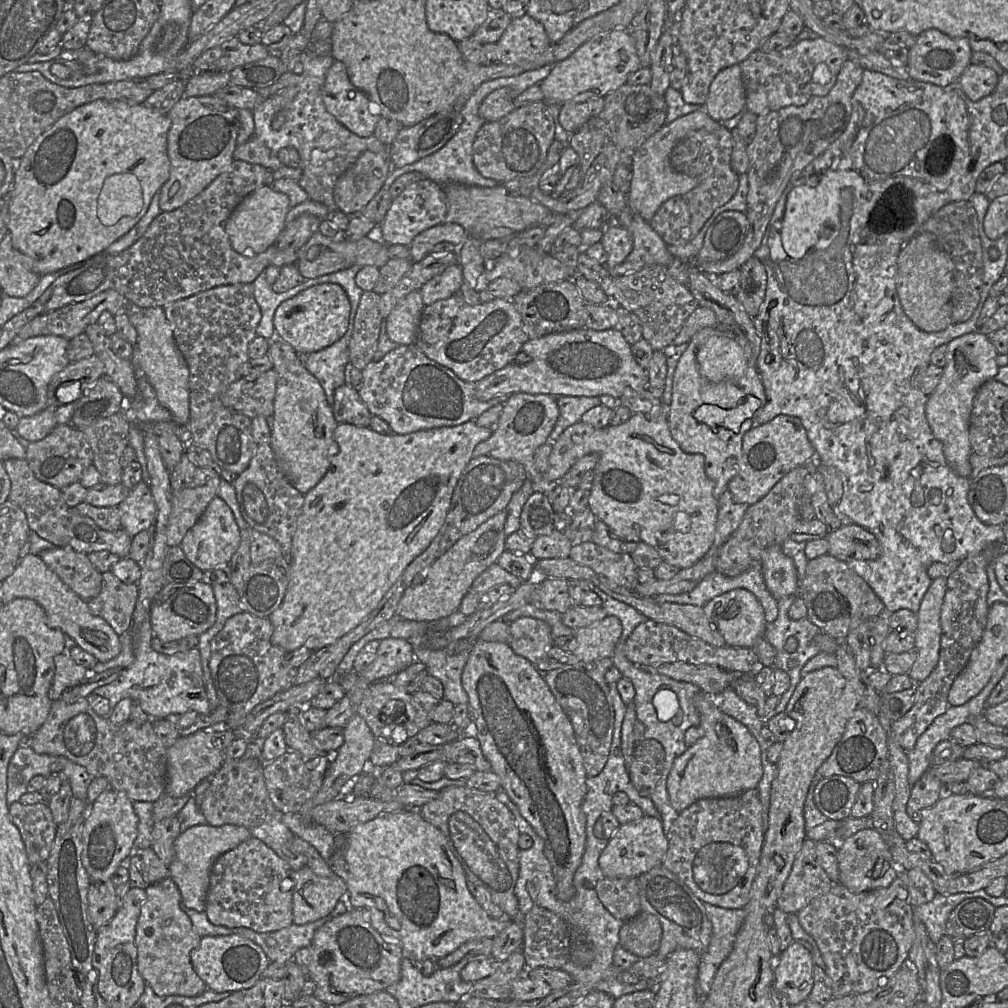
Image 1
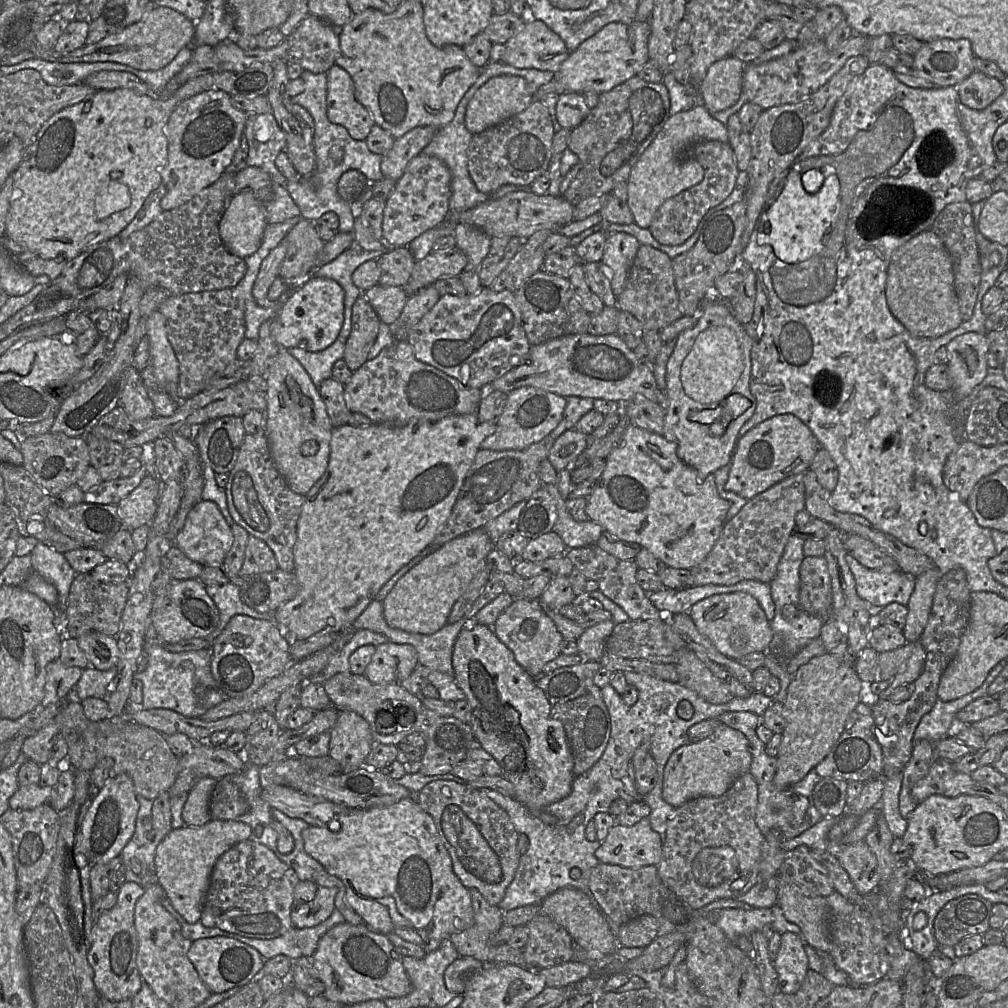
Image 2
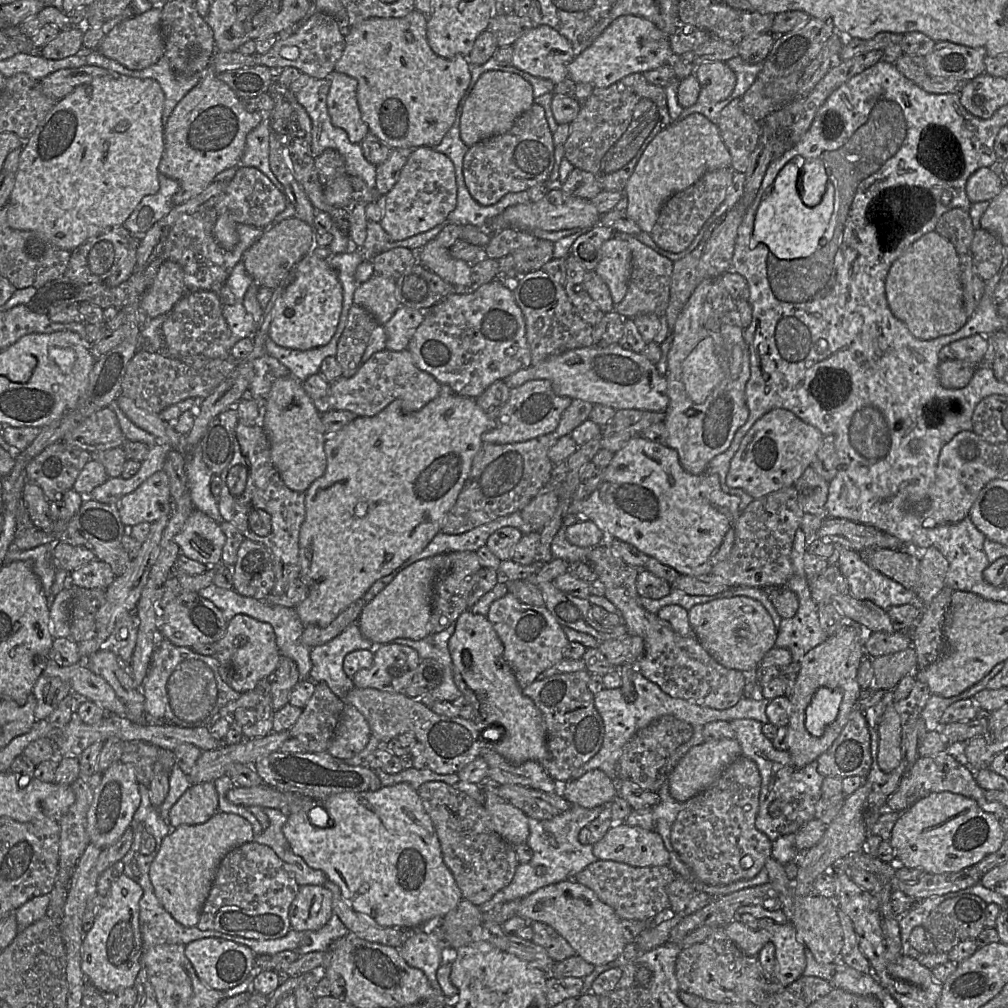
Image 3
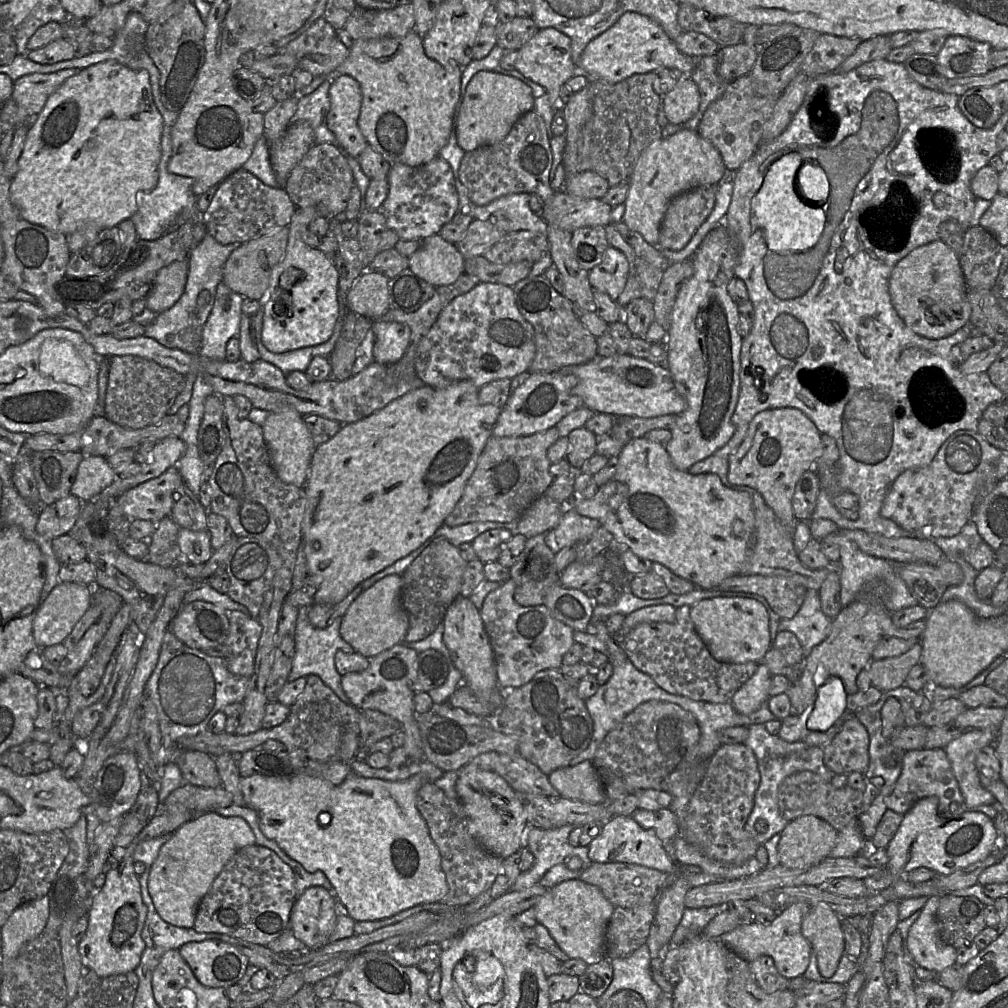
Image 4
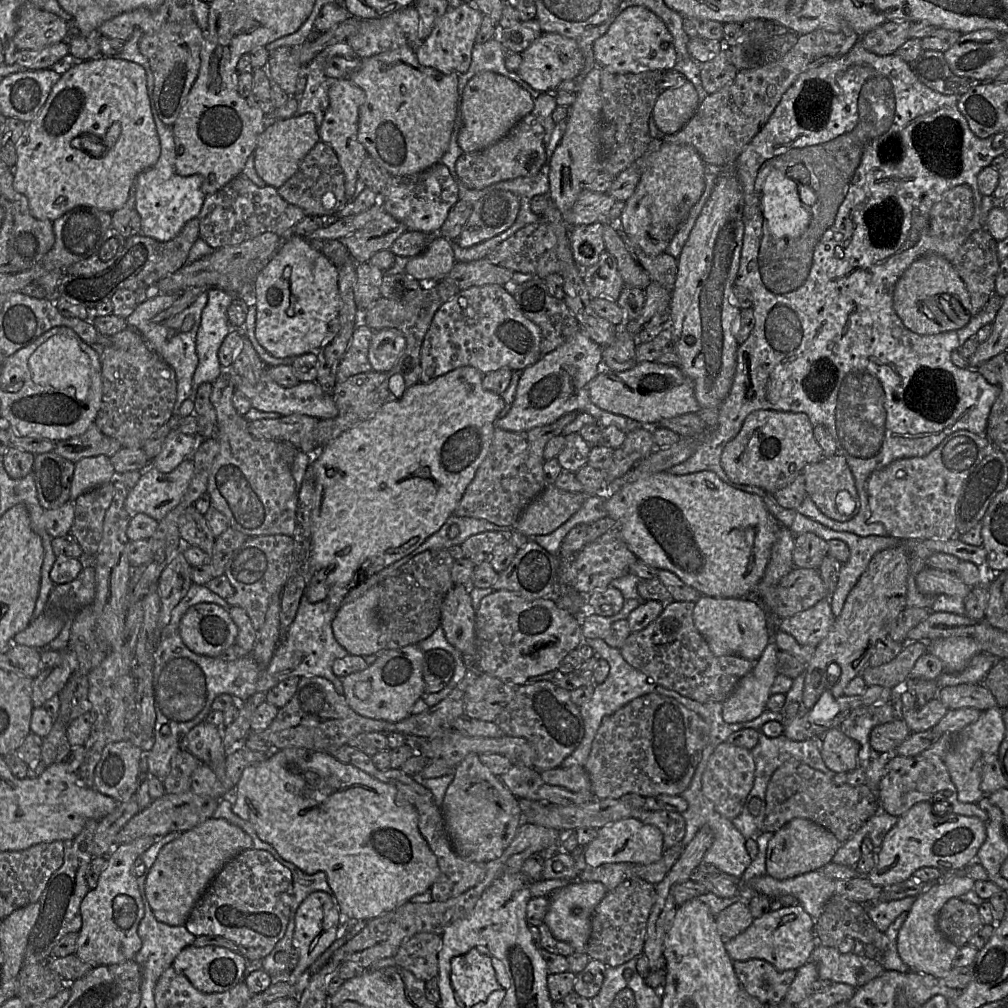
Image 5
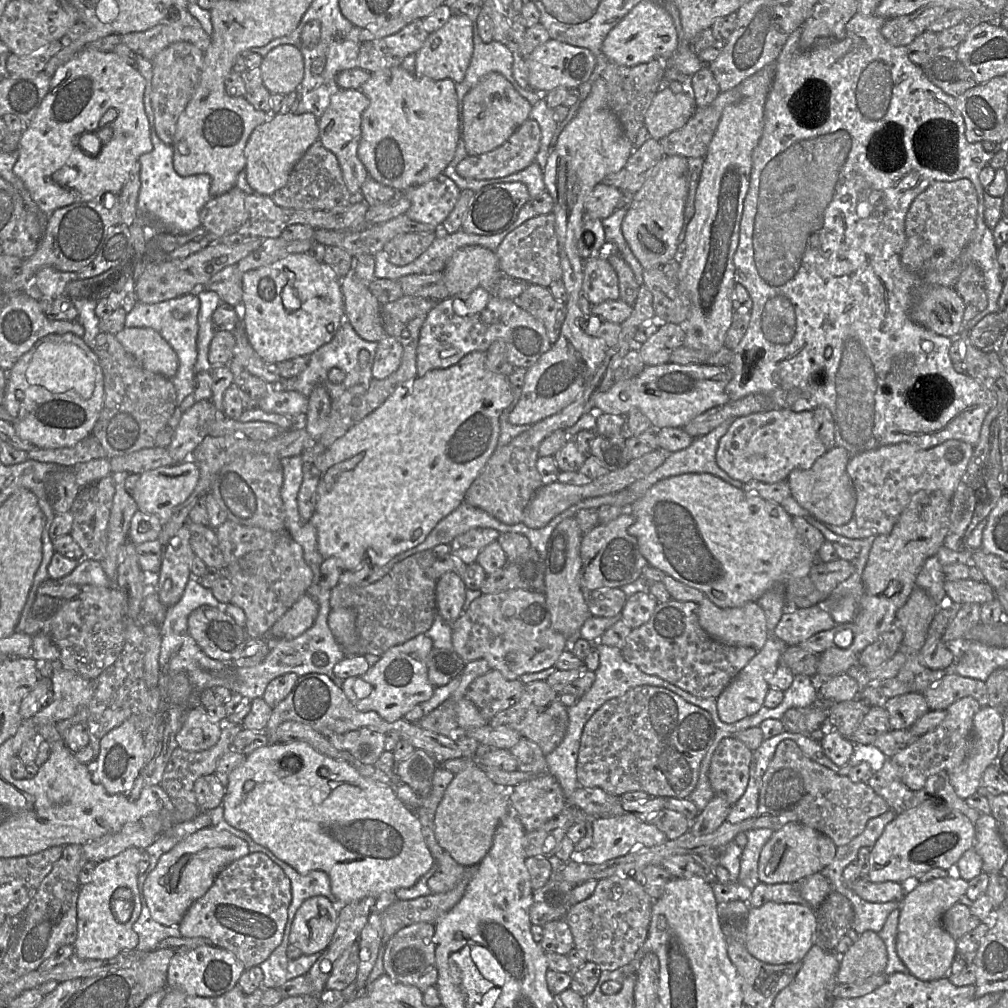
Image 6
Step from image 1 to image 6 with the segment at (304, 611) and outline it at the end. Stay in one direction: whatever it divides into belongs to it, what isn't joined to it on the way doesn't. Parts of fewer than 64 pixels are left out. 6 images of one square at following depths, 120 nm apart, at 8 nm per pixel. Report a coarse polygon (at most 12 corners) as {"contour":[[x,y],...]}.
{"contour":[[430,370],[326,448],[324,560],[381,567],[463,503],[509,377]]}

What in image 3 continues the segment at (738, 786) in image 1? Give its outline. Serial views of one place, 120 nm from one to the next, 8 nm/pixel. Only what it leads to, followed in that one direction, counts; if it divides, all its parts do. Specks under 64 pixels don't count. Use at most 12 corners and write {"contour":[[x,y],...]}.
{"contour":[[735,738],[692,747],[668,776],[685,803],[741,754]]}

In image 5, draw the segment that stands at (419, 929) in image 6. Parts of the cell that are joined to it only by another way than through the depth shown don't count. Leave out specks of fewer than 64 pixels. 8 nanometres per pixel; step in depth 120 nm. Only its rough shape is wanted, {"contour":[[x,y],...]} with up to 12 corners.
{"contour":[[418,933],[393,957],[424,982],[438,977],[441,936]]}

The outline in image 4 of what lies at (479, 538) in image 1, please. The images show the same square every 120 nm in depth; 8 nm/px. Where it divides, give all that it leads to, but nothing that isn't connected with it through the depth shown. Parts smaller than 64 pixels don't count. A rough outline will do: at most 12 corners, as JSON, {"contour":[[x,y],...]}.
{"contour":[[387,576],[342,616],[341,637],[367,658],[404,643],[402,577]]}

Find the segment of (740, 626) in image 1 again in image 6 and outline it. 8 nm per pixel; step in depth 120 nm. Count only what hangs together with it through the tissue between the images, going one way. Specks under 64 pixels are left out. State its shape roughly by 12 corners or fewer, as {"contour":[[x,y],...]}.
{"contour":[[705,596],[711,638],[759,651],[770,636],[758,602],[720,608]]}

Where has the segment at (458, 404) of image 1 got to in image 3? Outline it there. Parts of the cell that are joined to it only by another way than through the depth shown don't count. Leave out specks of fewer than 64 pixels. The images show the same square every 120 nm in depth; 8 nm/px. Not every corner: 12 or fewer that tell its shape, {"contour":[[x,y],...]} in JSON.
{"contour":[[408,349],[382,350],[330,383],[332,410],[404,413],[455,394]]}

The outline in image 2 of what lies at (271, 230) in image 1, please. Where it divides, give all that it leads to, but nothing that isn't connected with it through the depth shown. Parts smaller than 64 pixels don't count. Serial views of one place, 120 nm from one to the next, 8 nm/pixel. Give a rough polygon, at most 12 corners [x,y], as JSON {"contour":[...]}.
{"contour":[[252,190],[232,196],[219,223],[227,250],[256,252],[268,225]]}

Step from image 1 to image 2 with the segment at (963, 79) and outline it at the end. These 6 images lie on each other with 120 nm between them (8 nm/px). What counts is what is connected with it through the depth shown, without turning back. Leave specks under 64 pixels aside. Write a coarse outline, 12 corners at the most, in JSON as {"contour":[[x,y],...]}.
{"contour":[[977,70],[954,87],[974,110],[988,107],[1005,89]]}

